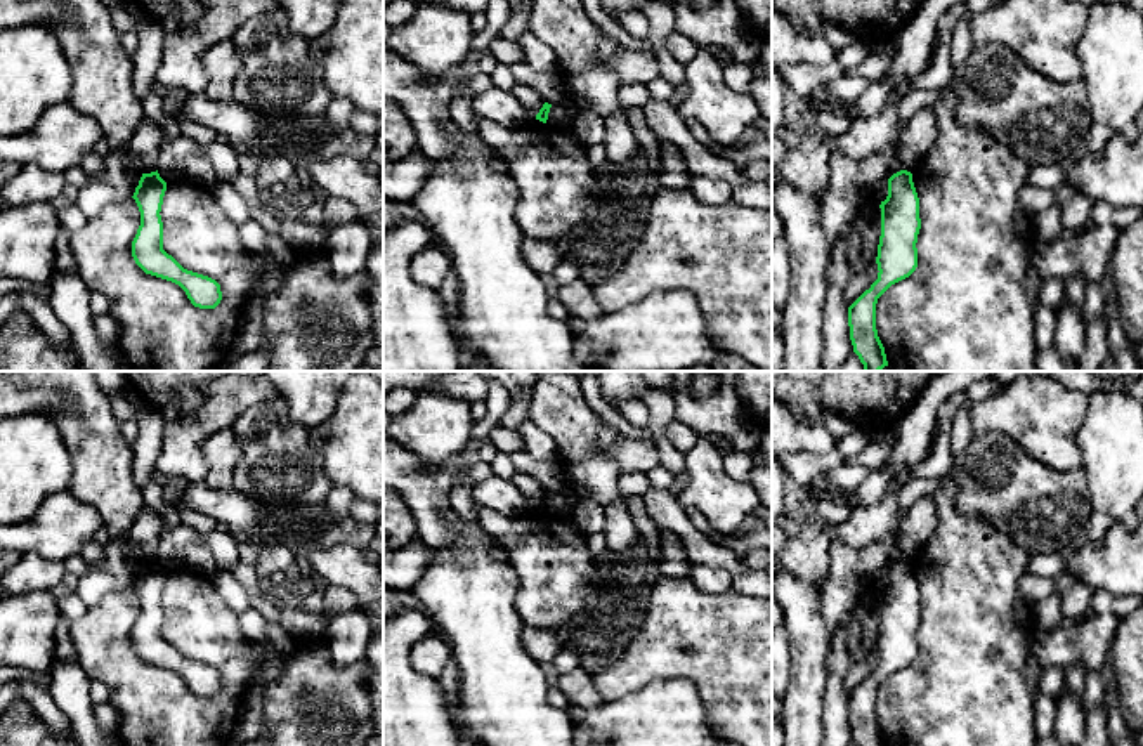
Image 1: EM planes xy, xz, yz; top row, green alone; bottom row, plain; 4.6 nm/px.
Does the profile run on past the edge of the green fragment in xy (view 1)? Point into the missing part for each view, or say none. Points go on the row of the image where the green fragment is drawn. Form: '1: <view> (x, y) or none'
1: none

